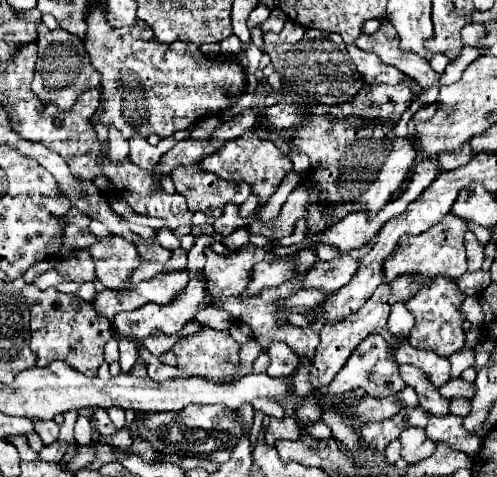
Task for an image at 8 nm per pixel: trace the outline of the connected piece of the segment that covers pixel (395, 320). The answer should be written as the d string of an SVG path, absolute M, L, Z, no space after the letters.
M396 303L396 307L392 307L390 319L388 319L388 331L392 335L406 335L408 337L412 327L414 327L412 313L402 303Z

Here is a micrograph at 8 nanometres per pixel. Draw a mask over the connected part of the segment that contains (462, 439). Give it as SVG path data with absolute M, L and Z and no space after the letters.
M428 415L428 425L424 431L430 441L444 441L456 451L468 453L470 457L474 457L476 451L480 449L480 437L464 431L464 427L460 427L460 417L454 415L444 417Z

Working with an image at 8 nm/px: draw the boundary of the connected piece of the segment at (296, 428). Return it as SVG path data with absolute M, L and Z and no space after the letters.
M284 417L284 419L270 419L268 425L268 433L280 441L280 439L288 439L288 441L298 441L302 435L302 427L298 425L296 419L292 417Z

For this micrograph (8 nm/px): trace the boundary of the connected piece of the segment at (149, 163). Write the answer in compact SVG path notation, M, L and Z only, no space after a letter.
M178 131L174 133L172 139L160 139L158 145L150 145L146 139L138 139L138 137L132 137L128 143L130 143L130 161L134 165L138 165L140 169L152 169L160 157L172 147L176 145L178 141L186 139L190 131Z

